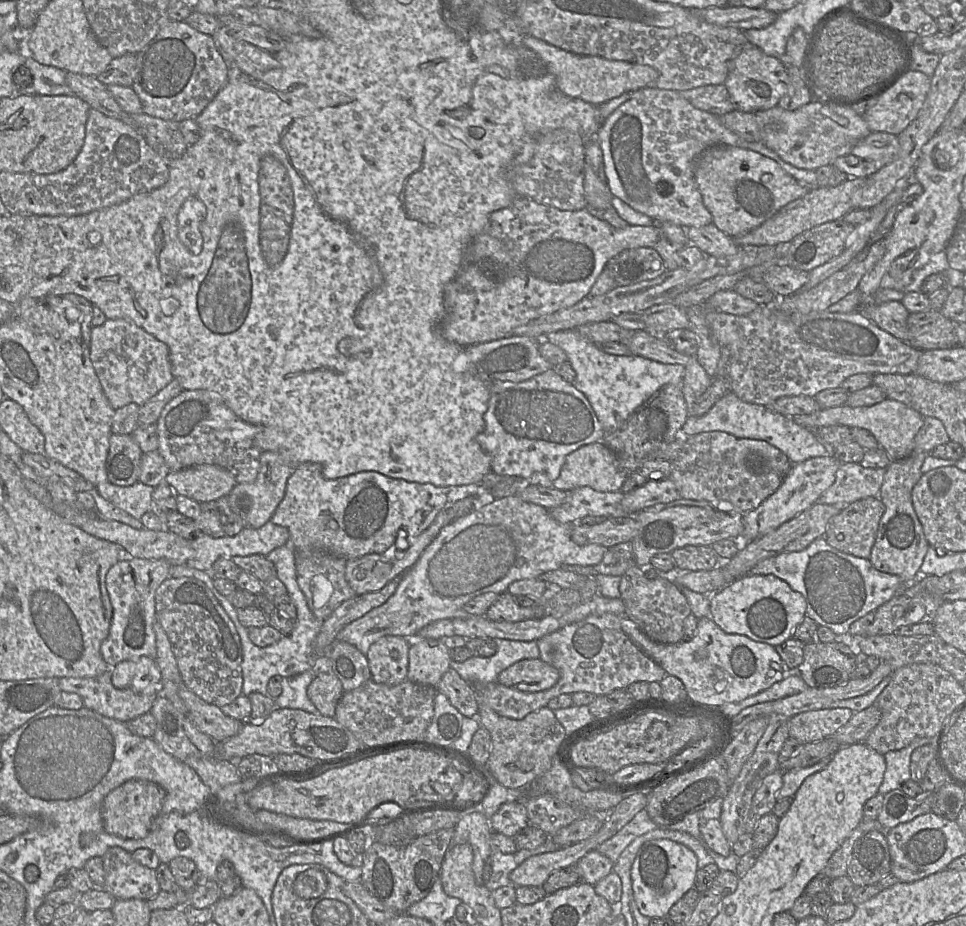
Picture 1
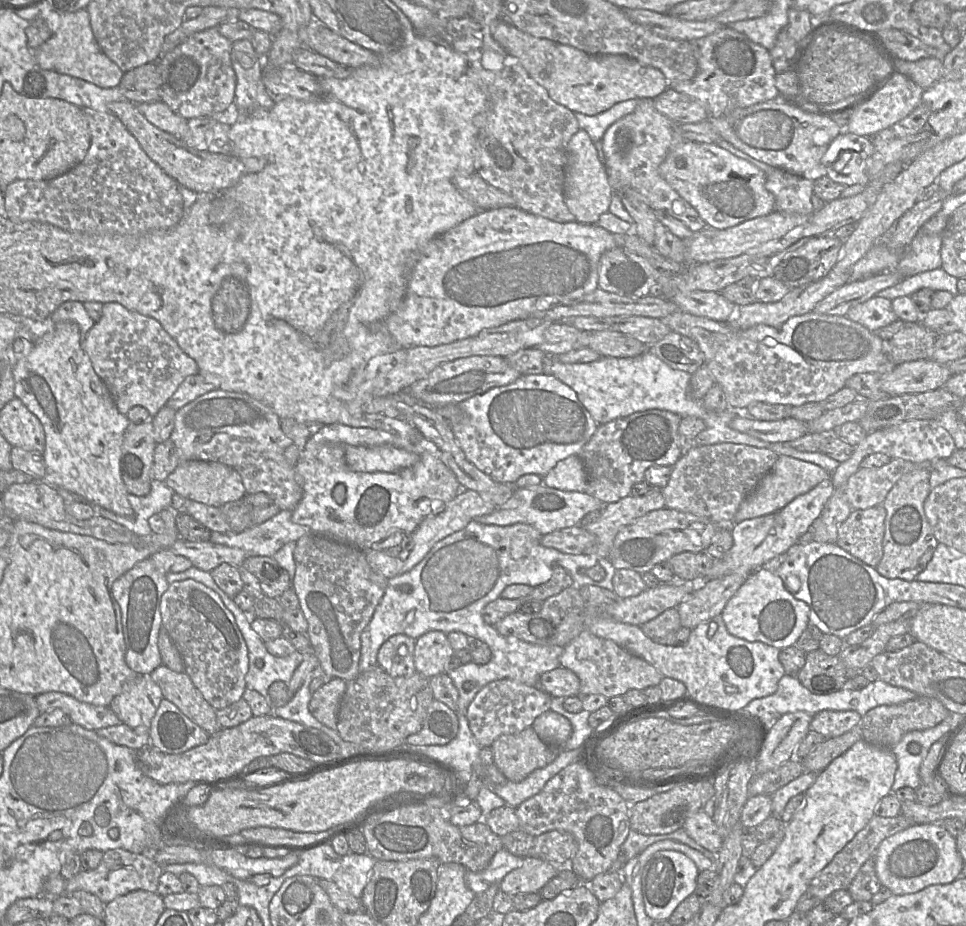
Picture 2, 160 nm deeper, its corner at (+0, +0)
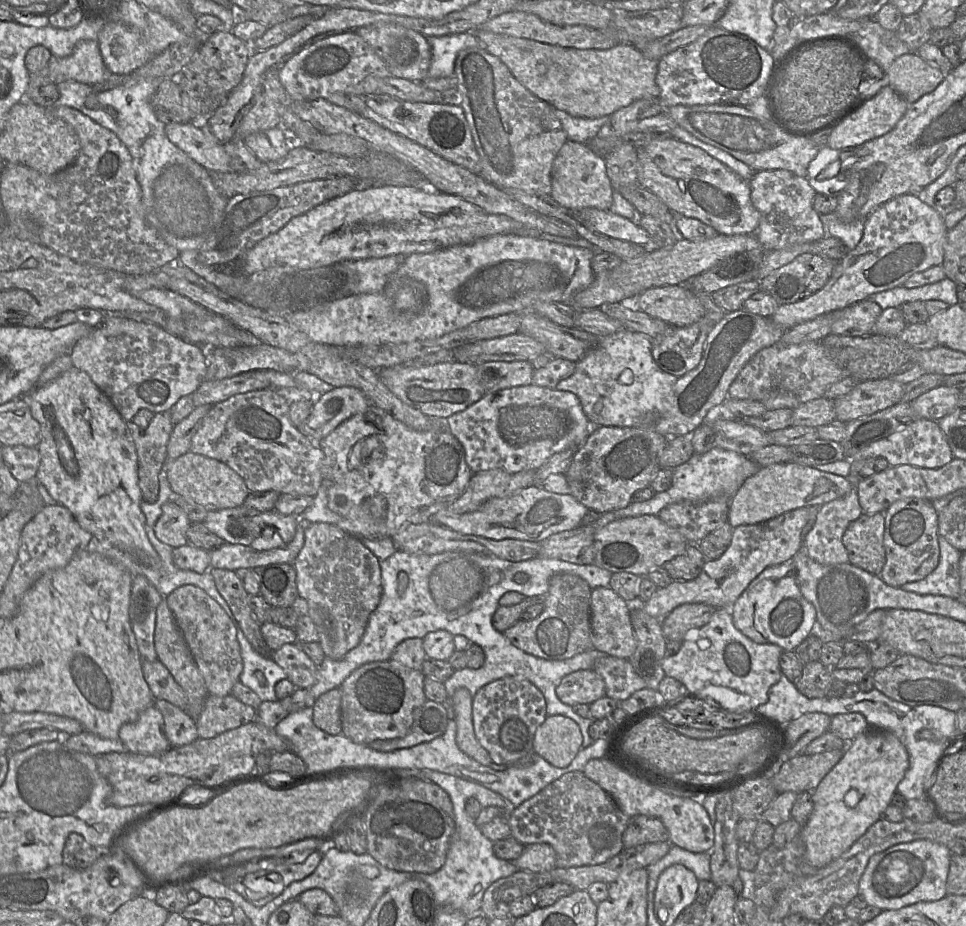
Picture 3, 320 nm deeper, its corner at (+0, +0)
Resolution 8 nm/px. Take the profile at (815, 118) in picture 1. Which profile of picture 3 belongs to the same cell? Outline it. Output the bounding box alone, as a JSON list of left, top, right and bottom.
[663,104,819,177]

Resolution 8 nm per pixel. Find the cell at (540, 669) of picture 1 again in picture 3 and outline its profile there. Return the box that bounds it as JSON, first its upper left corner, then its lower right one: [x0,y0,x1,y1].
[556,669,606,706]

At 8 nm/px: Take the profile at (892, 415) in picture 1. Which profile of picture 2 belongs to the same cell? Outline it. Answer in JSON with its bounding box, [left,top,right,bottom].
[731,413,808,443]

